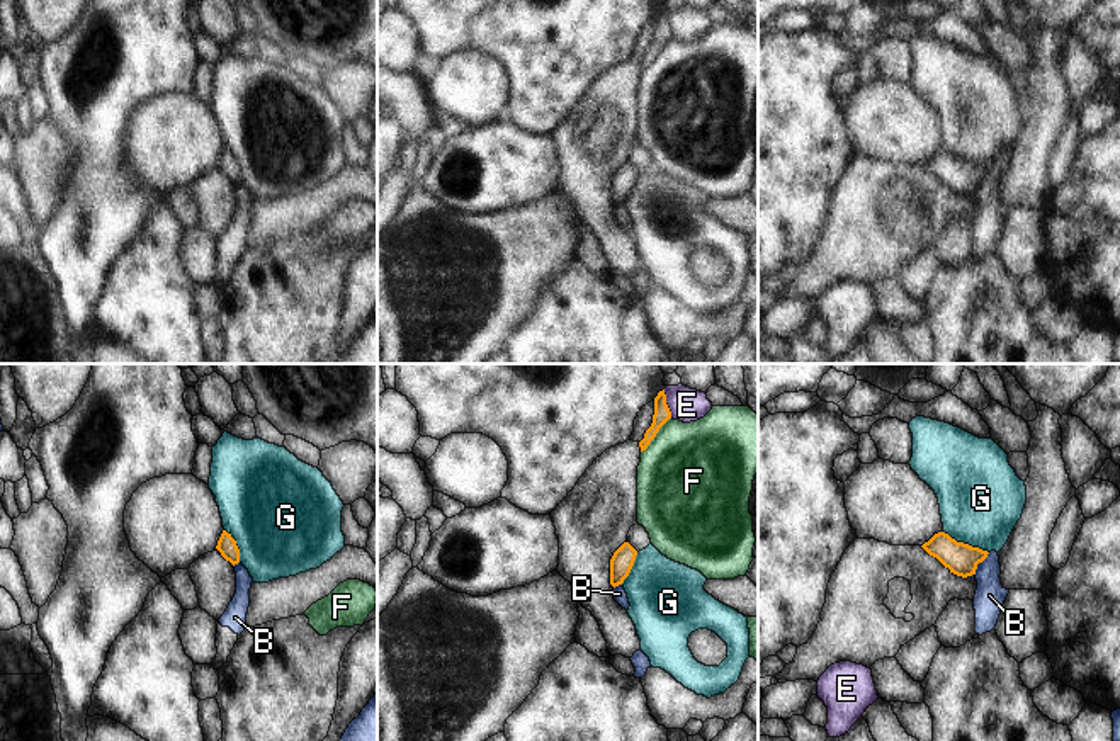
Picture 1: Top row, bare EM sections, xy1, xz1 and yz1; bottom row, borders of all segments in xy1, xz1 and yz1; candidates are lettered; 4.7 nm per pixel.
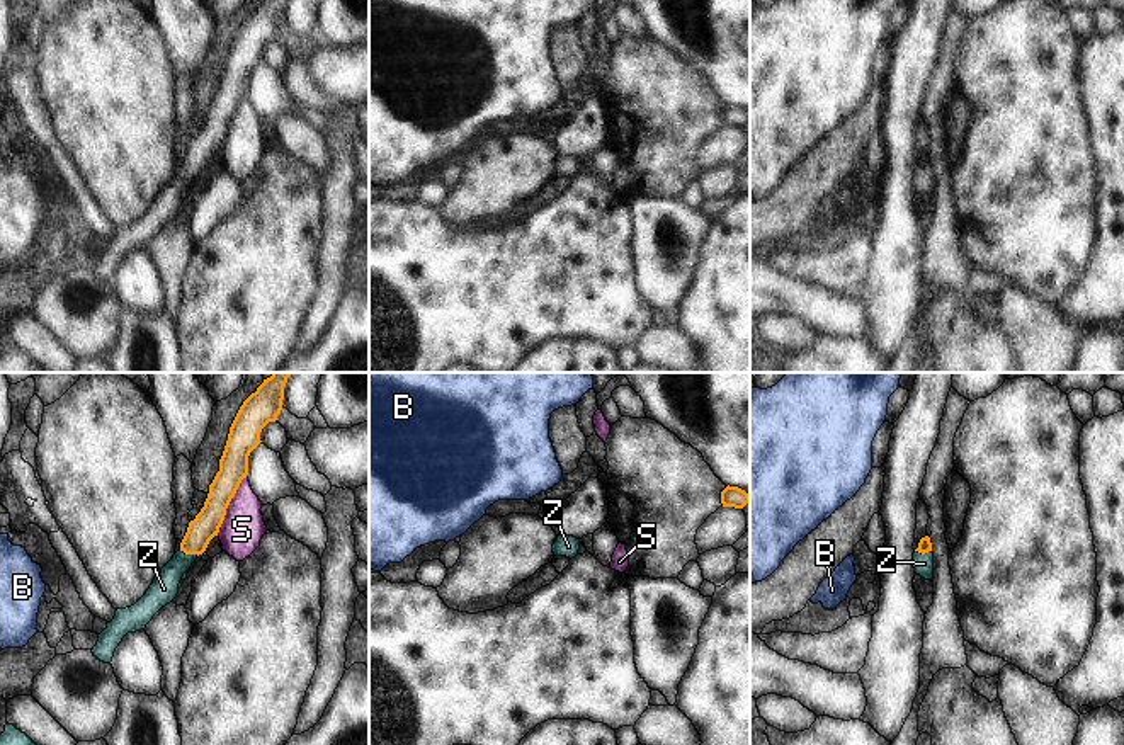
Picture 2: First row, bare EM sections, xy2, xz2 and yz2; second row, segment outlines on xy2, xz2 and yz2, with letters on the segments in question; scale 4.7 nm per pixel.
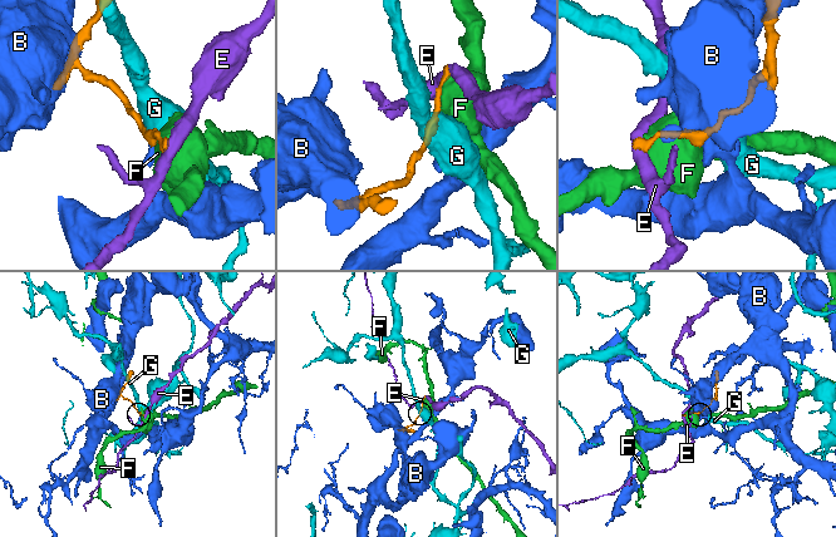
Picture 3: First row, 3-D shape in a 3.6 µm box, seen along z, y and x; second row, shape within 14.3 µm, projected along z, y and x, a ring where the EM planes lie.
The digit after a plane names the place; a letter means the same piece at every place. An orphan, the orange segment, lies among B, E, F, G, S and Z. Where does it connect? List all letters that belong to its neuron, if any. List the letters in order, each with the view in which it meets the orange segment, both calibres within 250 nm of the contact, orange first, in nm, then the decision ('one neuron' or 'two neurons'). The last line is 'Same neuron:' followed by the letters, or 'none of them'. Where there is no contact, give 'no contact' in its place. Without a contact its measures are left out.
B: contact in yz1; calibres 150 and 140 nm; two neurons
E: contact in xz1; calibres 80 and 160 nm; two neurons
F: contact in xz1; calibres 80 and 480 nm; two neurons
G: contact in yz1; calibres 150 and 400 nm; two neurons
S: contact in xy2; calibres 140 and 200 nm; two neurons
Z: contact in xy2; calibres 130 and 130 nm; one neuron
Same neuron: Z

